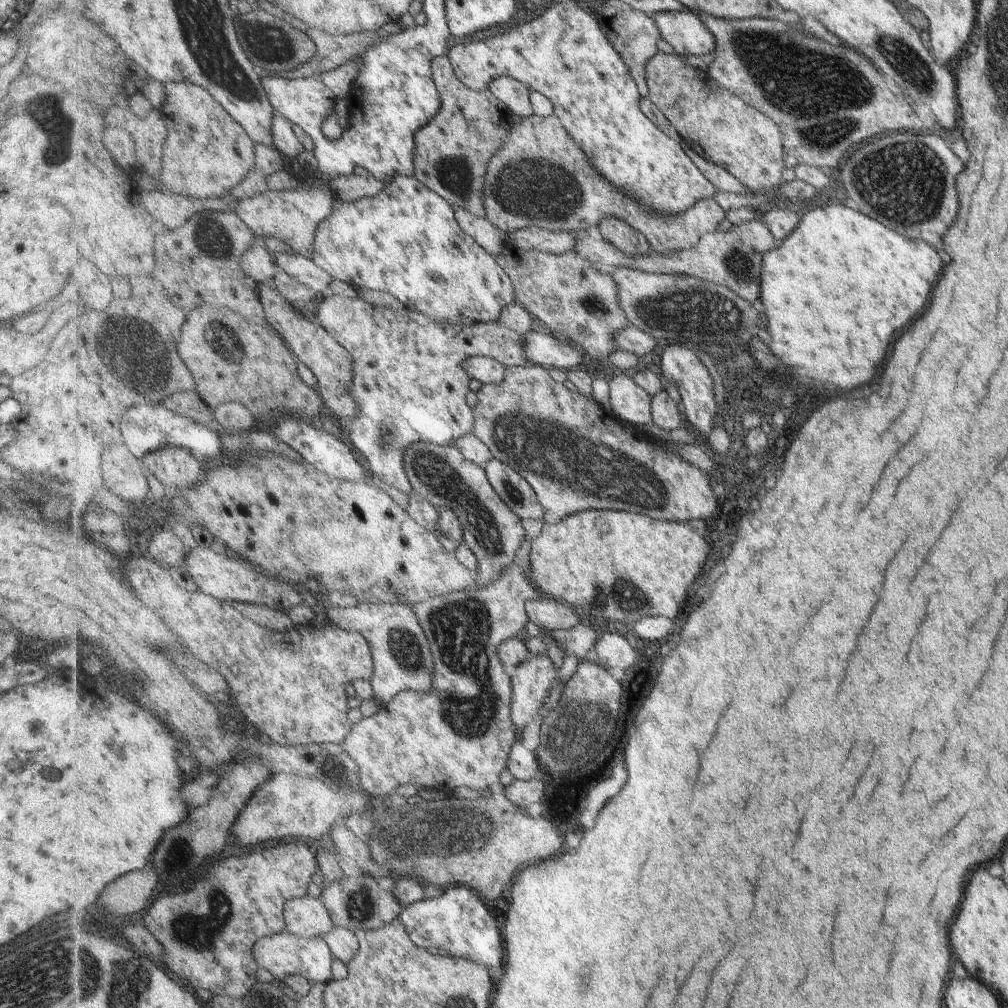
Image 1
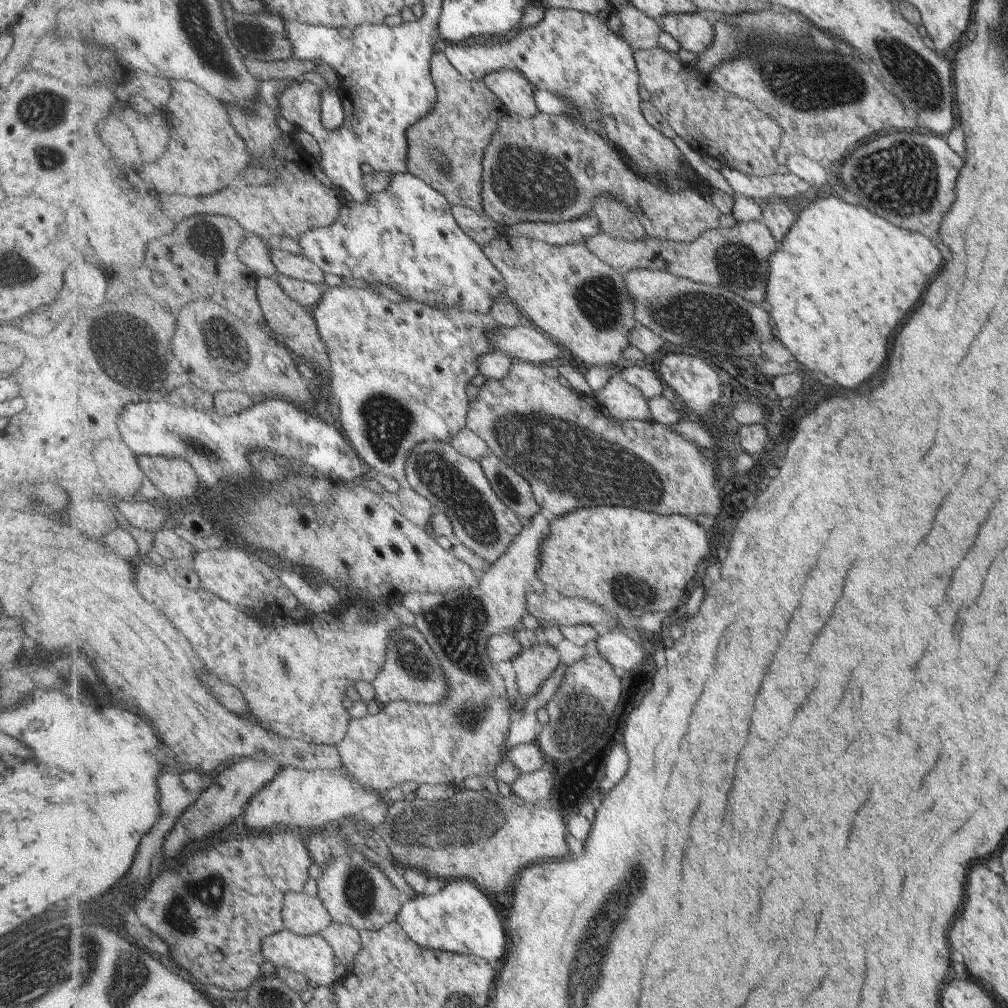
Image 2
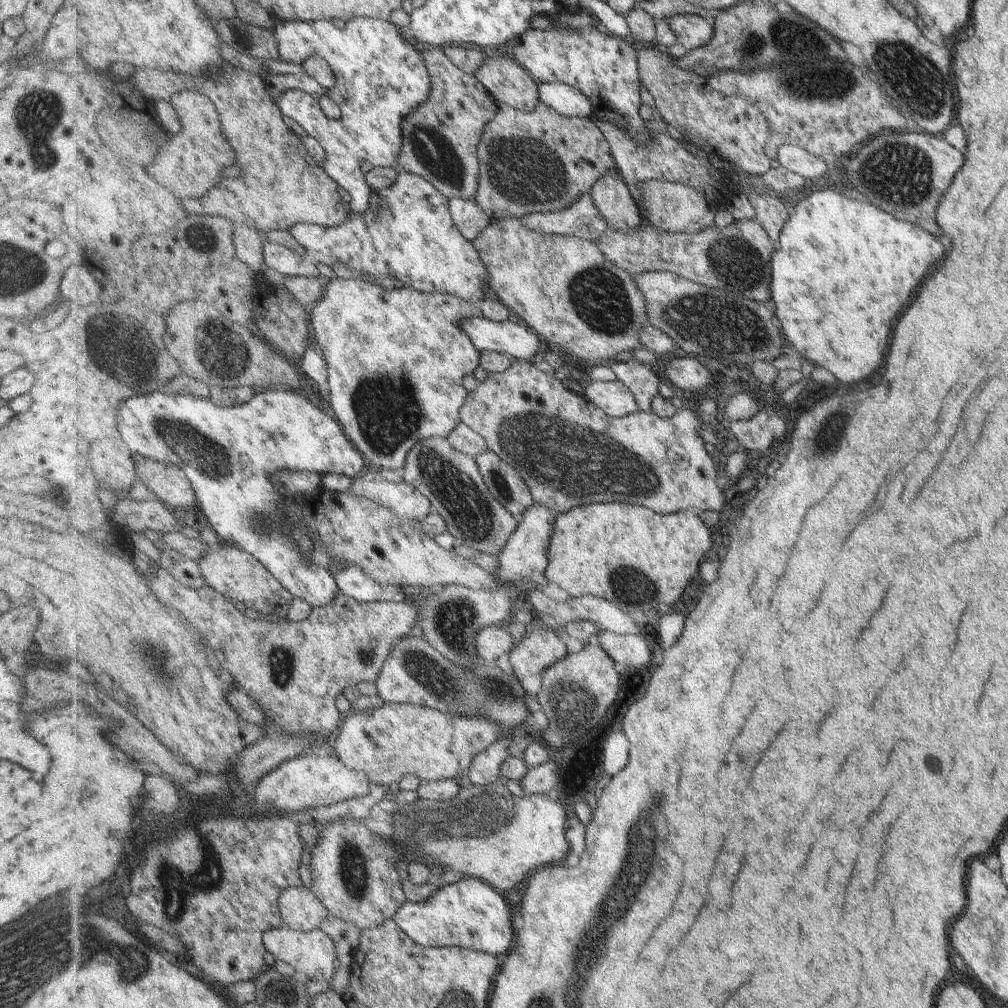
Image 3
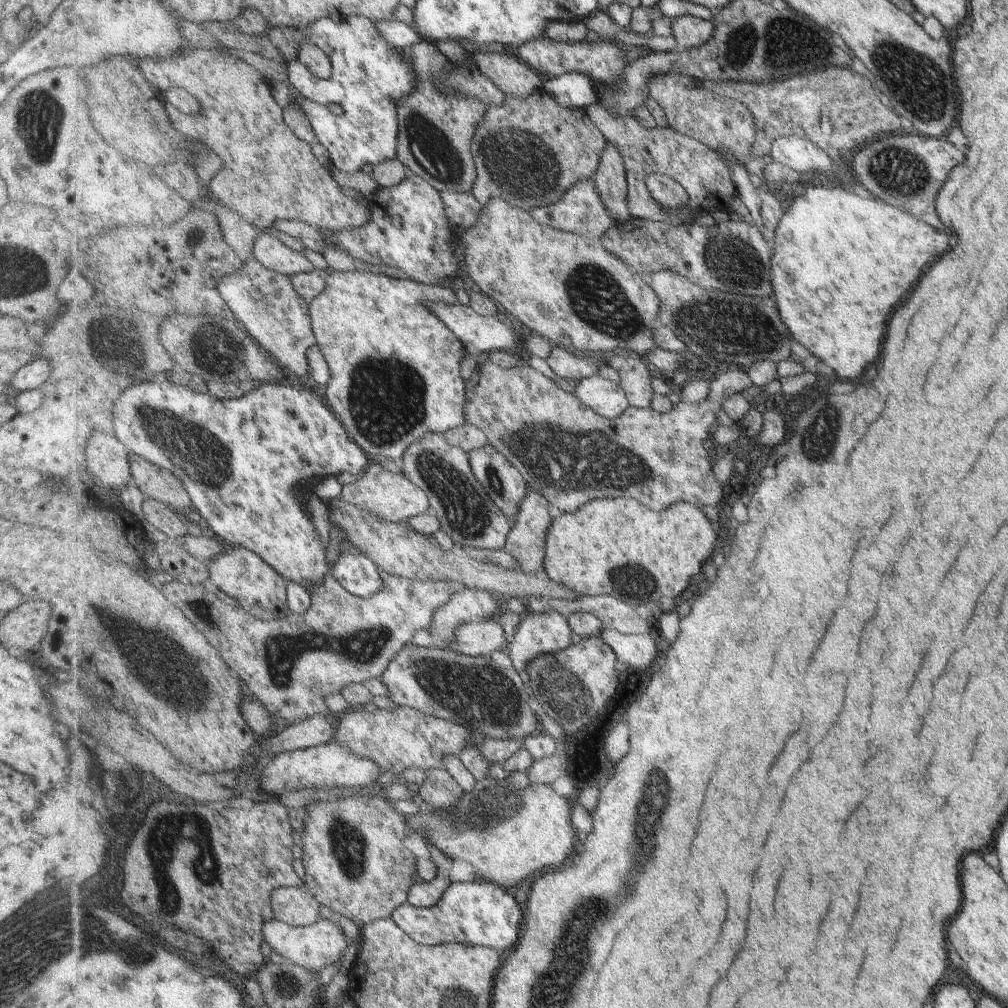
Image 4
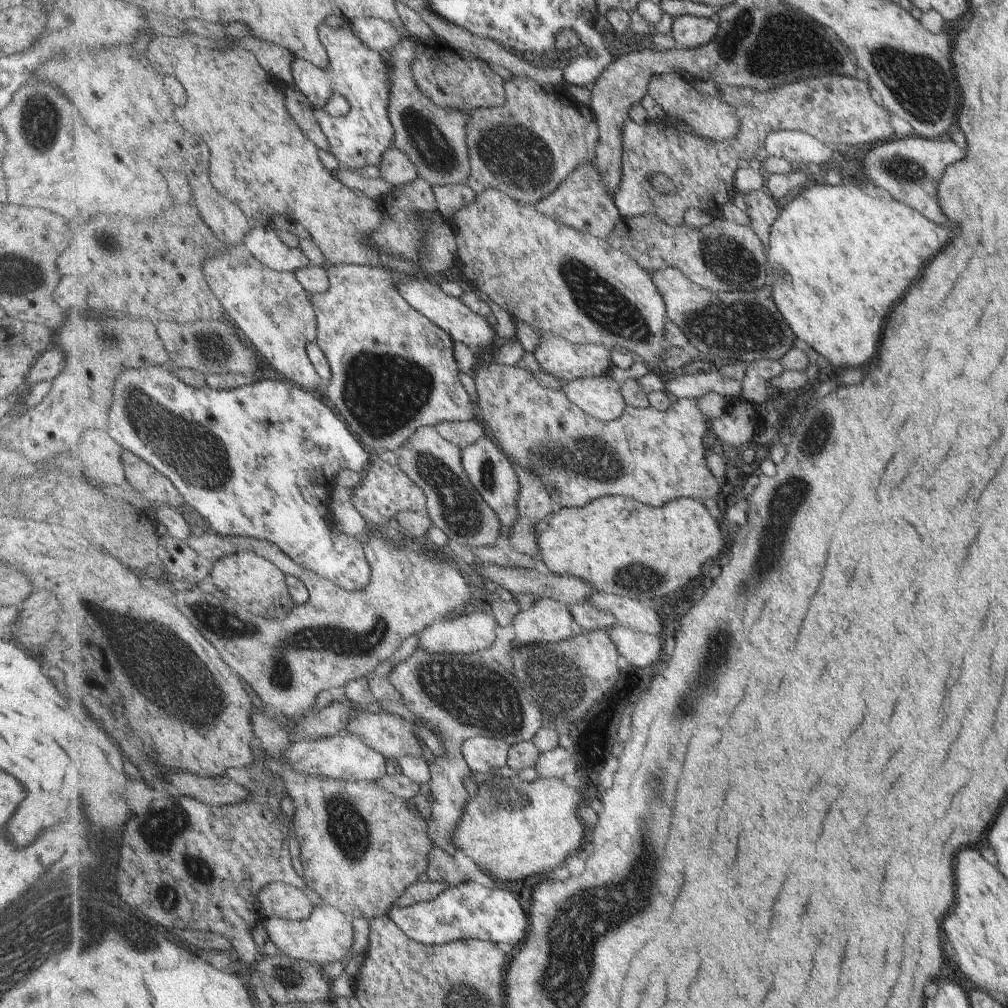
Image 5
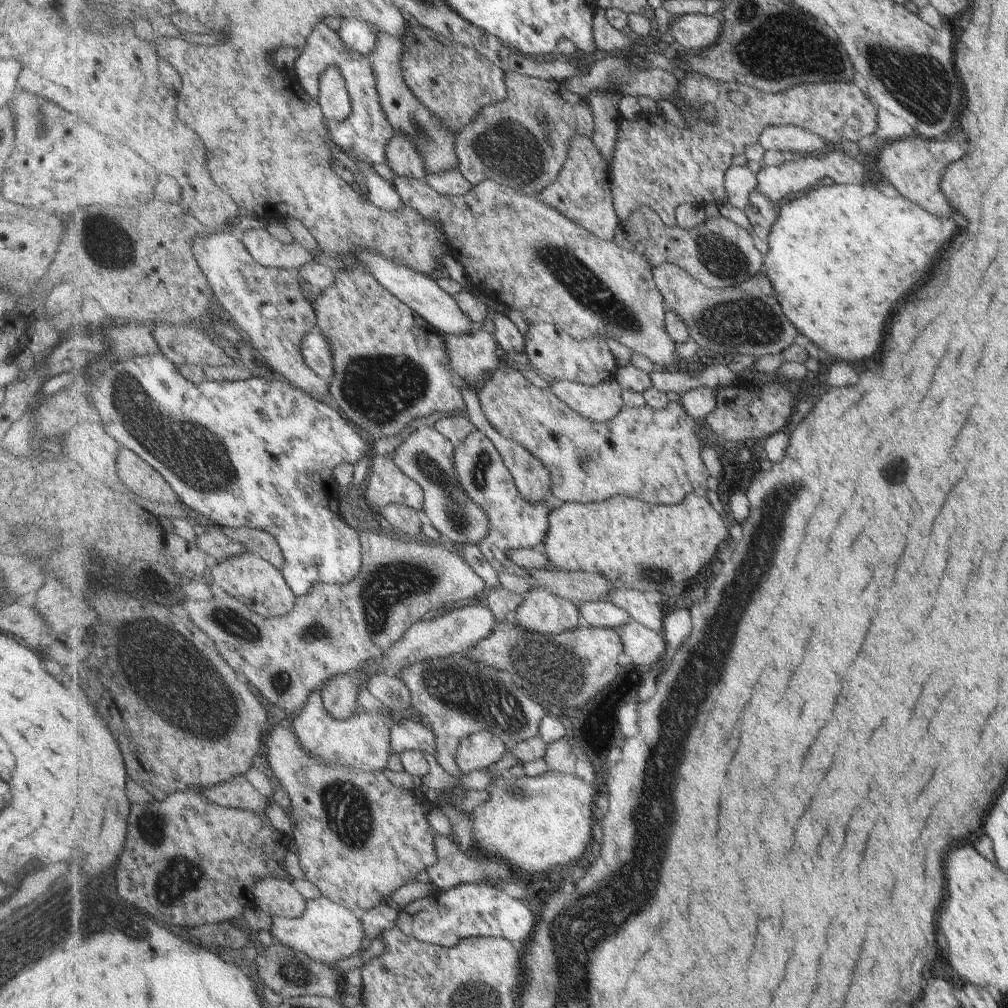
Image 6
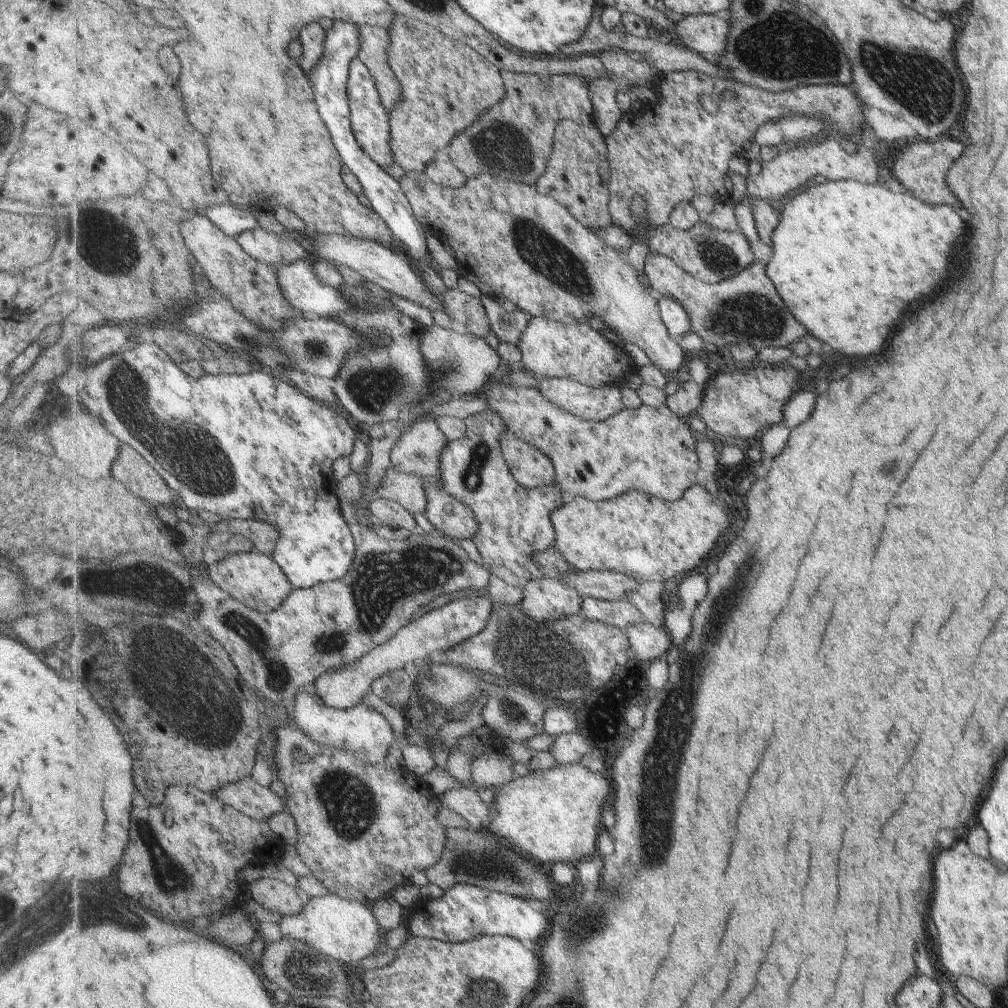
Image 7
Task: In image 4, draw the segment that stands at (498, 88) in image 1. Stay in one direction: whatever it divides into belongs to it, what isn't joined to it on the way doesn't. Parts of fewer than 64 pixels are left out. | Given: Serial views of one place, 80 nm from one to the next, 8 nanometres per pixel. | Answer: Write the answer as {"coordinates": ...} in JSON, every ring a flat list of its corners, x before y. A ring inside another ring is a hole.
{"coordinates":[[474,53,474,62,481,74,496,84,506,95,527,101,533,94,543,91,544,80,517,55,508,53]]}

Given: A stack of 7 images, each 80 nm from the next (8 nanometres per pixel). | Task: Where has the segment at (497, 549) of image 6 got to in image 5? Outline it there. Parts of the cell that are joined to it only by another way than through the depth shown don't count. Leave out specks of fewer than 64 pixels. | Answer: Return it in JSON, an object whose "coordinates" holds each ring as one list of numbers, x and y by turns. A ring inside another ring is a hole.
{"coordinates":[[487,436,479,438,477,442,463,450,462,462,467,476,469,476,471,484,477,488,479,496,482,496,487,504,498,512,499,518,502,520,502,536,510,538,510,530,514,529,520,517,518,498,522,494,520,478,511,458,493,438]]}

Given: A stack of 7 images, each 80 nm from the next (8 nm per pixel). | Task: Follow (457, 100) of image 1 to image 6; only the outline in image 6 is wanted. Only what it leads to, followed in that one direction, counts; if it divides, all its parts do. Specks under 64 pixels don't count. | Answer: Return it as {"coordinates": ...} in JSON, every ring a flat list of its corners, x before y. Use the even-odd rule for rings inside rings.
{"coordinates":[[379,30,379,44,375,46,375,51,369,55,371,66,374,68,375,78,378,82,379,95,382,98,382,106,386,110,390,124,394,127,394,132,407,134,415,140,423,160,427,164,427,173,439,174,439,172,453,172,458,170,458,154,455,152,455,140,457,133,453,134,435,118,435,114,423,106,423,102,411,94,411,88,407,86,401,70,401,60,403,60,403,41,383,30]]}

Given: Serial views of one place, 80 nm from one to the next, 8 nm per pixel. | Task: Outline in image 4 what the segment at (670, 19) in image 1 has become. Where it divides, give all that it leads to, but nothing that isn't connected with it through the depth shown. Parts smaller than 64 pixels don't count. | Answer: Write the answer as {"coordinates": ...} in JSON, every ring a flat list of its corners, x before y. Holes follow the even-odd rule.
{"coordinates":[[695,15,673,20,673,32,681,50,700,47,708,43,716,31,716,21,708,21]]}

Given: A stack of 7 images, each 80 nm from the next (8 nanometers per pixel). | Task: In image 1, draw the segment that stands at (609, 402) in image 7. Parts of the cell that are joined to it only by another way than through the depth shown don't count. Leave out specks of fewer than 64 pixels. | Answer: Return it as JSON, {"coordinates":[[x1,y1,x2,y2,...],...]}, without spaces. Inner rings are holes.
{"coordinates":[[617,372,610,376,609,402,613,413,630,424,653,424,652,396,633,380,633,377]]}

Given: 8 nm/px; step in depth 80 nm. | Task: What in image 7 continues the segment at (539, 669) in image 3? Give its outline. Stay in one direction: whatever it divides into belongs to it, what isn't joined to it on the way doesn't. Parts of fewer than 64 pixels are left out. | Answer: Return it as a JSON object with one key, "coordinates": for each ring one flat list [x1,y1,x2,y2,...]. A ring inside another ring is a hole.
{"coordinates":[[543,577,523,583,524,599,521,610,540,625,548,628,548,623,583,613,584,598,559,578]]}

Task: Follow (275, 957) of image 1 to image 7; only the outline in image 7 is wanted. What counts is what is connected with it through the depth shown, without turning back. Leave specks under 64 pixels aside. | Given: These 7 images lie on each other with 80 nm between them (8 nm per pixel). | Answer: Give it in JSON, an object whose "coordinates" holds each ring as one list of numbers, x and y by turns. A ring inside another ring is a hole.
{"coordinates":[[330,893,307,899,301,913,283,915,279,925,283,937,311,944,317,952,331,956,344,965,355,964,373,952,378,953,387,939,387,932,379,926,371,904,347,900]]}

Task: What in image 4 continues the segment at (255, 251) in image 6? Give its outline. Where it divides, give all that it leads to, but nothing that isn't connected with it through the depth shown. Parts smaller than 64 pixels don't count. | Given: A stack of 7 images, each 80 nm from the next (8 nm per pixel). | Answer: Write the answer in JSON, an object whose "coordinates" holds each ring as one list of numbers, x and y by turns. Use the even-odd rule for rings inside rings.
{"coordinates":[[270,229,267,234,261,232,254,246,255,259,268,269,284,275,312,273,317,270,307,256,285,246,281,240,275,238,275,234,273,229]]}

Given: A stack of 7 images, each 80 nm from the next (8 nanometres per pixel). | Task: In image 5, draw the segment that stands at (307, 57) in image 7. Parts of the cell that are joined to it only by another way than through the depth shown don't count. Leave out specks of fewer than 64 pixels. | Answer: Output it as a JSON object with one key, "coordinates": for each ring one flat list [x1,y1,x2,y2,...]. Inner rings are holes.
{"coordinates":[[346,20,342,27,332,29,333,26,321,22,321,26,316,32,319,43,328,58,327,68,316,68,304,59,295,58,293,60,293,83,310,103,314,118,328,140,330,152,341,162,343,167,349,166,349,168,362,170,363,167,370,165,380,166,386,151,394,146,395,132,389,114,389,96,391,96,391,76,389,76,389,72,391,72,391,68,379,52,361,44,359,41,361,38,355,36,353,30,351,30,353,28,351,23,351,21],[333,92,343,94,349,100,351,112,348,116,335,117,323,110,323,106]]}

